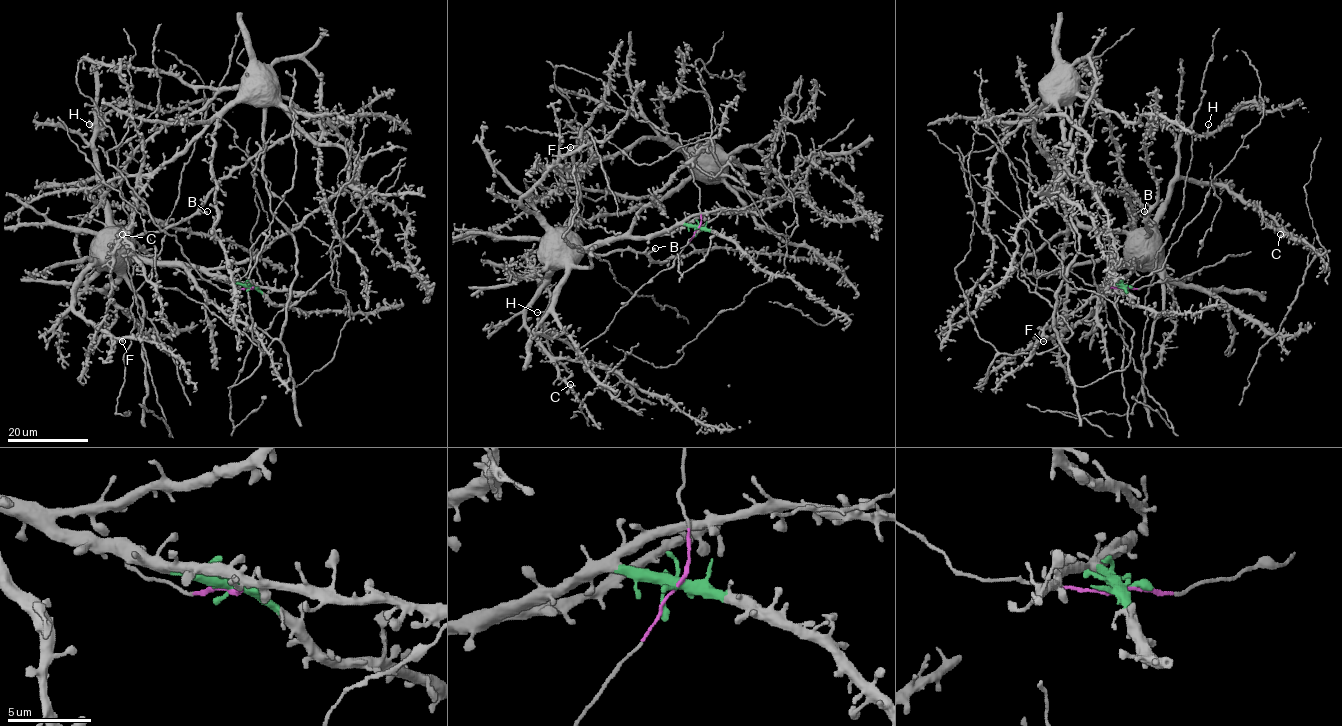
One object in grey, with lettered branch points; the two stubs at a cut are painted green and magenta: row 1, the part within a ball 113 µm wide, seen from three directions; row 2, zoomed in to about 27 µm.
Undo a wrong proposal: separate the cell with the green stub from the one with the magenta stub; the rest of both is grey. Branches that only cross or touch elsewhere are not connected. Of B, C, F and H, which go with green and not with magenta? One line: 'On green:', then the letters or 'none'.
On green: B, C, F, H

